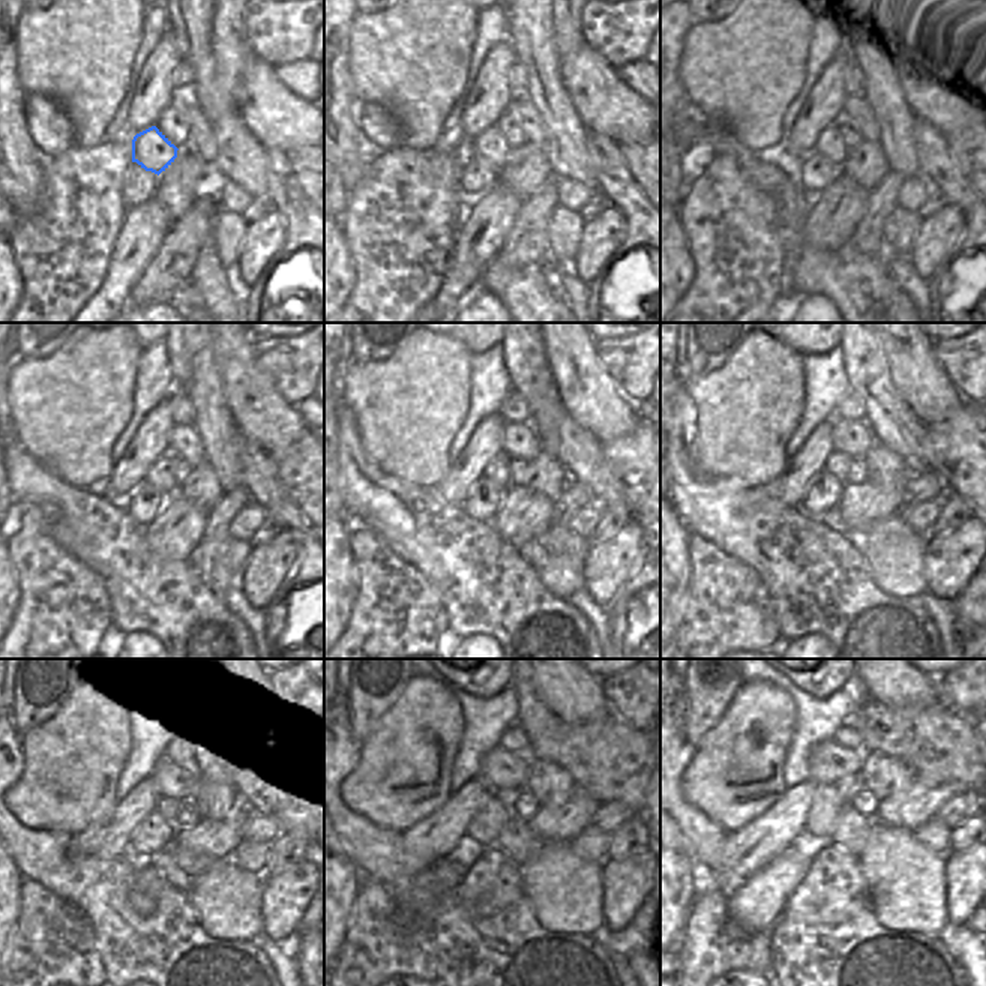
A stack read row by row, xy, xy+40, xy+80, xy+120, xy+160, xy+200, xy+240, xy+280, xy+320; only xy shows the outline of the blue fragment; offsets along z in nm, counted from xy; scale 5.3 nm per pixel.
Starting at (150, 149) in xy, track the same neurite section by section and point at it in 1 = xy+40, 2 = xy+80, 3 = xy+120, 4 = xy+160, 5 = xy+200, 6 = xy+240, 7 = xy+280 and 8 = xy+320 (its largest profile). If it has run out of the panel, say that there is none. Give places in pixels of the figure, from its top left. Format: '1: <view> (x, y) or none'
1: xy+40 (489, 144)
2: xy+80 (830, 144)
3: xy+120 (159, 474)
4: xy+160 (497, 470)
5: xy+200 (838, 464)
6: xy+240 (165, 805)
7: xy+280 (509, 797)
8: xy+320 (851, 785)

